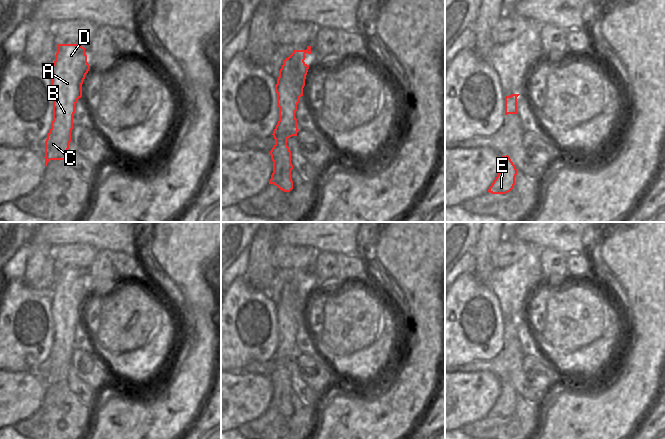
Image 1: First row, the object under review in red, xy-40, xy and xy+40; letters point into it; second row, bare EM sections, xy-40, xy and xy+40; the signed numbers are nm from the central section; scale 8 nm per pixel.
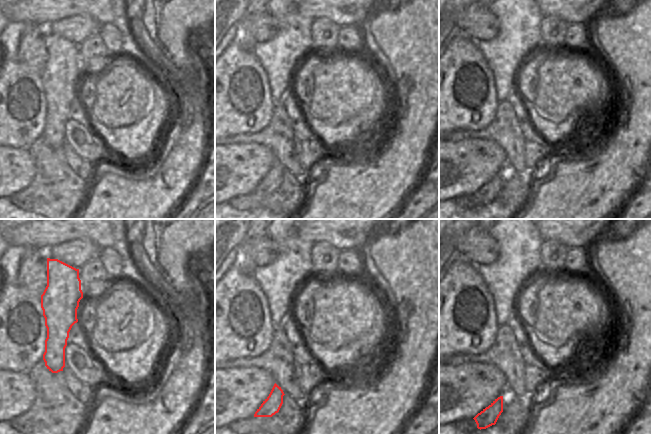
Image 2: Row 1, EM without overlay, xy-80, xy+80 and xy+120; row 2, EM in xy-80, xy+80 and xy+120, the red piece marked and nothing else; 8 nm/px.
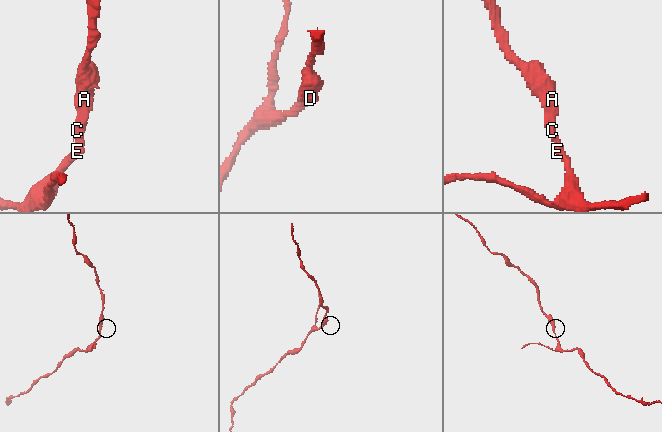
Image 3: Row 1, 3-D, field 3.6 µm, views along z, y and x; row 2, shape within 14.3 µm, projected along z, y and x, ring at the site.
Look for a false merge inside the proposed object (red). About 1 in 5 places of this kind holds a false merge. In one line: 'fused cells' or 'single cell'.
single cell

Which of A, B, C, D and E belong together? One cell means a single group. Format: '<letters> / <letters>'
A B C D E

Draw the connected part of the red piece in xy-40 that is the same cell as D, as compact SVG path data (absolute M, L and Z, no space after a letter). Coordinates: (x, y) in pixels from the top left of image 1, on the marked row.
M57 44L50 71L53 121L45 141L45 167L50 160L67 160L75 105L82 97L82 84L89 69L84 47Z

